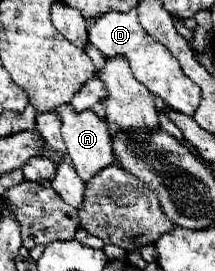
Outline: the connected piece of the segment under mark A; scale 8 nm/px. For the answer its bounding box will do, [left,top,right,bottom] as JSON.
[57,106,115,182]

